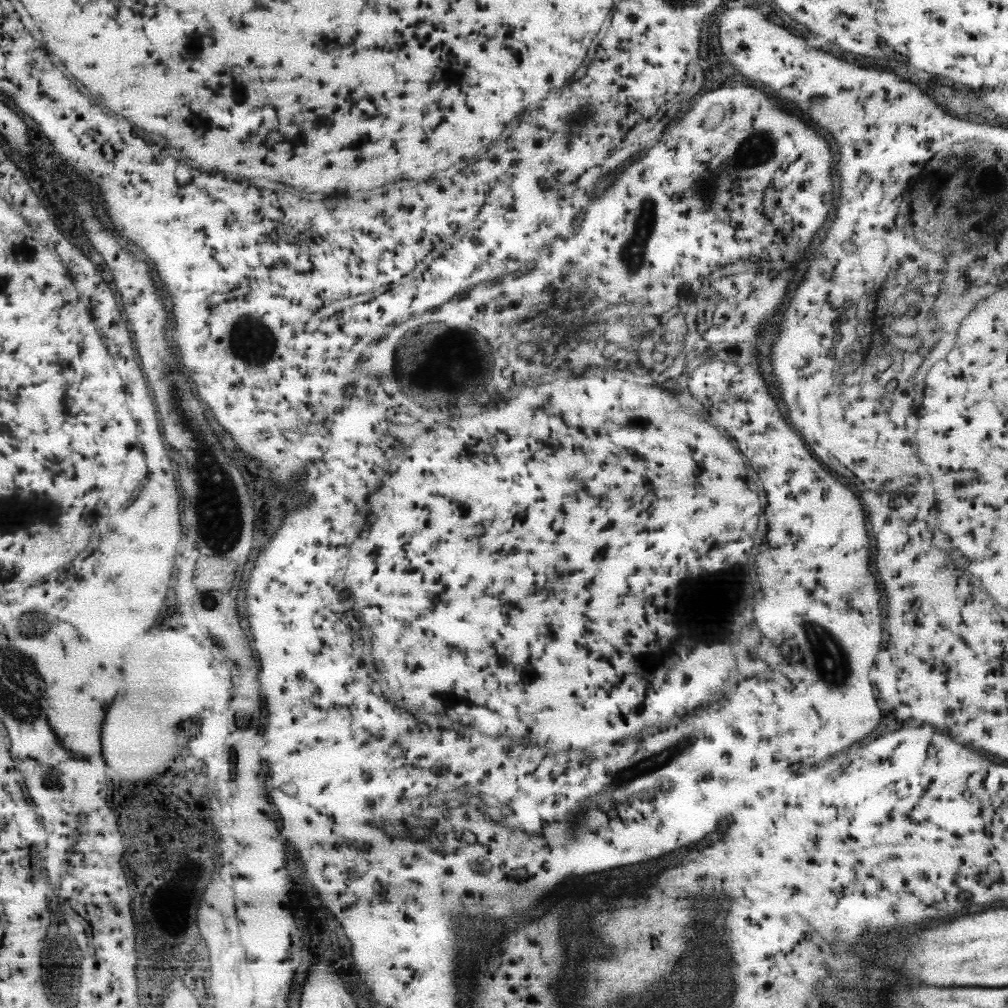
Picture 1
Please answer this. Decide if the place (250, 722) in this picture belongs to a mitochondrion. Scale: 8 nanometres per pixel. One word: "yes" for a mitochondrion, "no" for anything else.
no

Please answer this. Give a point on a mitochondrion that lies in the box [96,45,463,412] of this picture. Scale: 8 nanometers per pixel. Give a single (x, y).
(250, 339)

